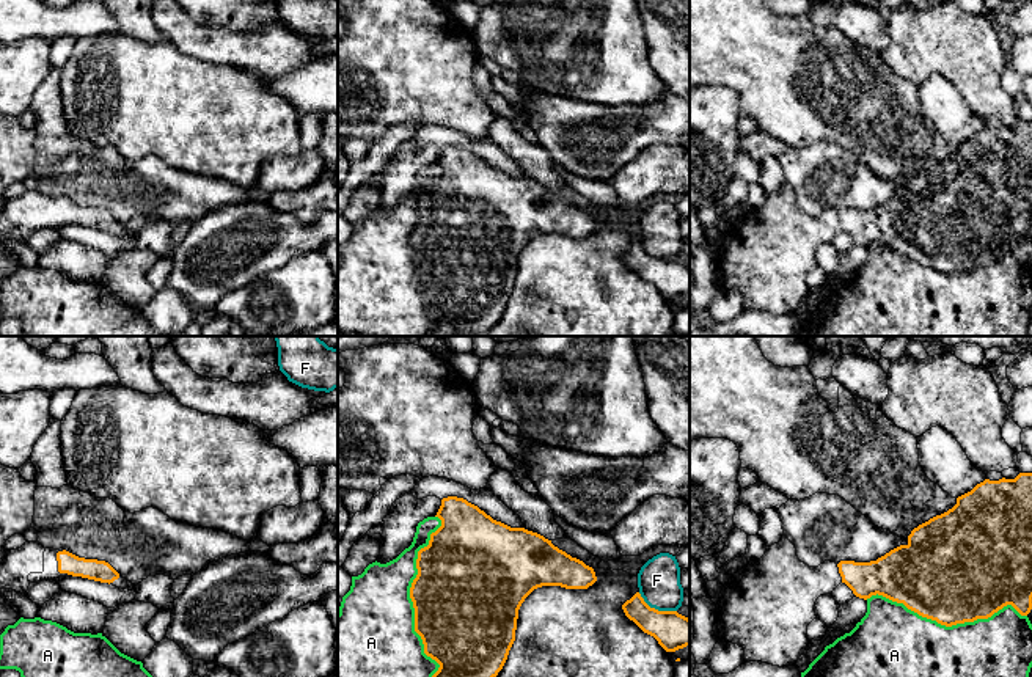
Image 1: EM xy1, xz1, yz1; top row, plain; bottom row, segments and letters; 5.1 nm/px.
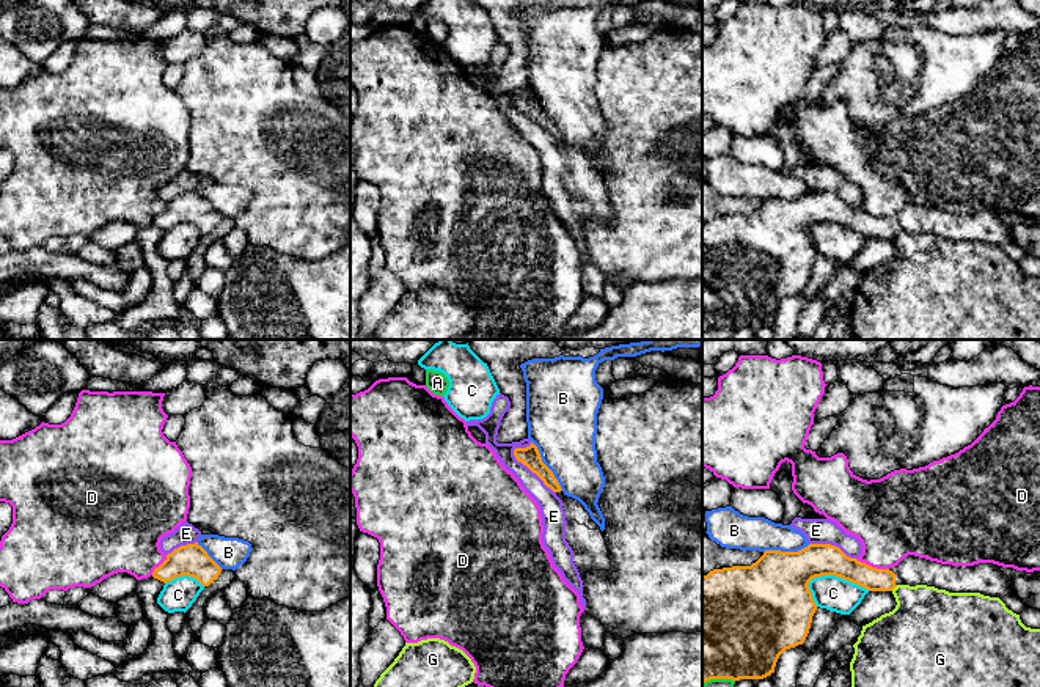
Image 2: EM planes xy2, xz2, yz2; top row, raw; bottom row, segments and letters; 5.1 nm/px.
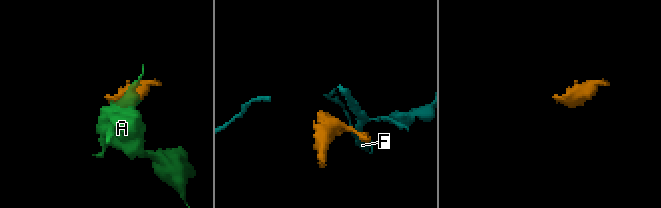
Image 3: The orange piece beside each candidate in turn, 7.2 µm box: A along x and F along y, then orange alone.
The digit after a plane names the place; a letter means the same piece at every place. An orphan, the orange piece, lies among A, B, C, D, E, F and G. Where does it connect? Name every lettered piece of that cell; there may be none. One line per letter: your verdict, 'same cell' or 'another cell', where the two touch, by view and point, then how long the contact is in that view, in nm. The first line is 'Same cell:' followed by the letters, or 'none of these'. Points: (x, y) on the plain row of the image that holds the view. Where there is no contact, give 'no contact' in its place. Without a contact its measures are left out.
Same cell: none of these
A: another cell | xz1 (410, 245) | 850 nm
B: another cell | xz2 (545, 113) | 300 nm
C: another cell | yz2 (838, 224) | 320 nm
D: another cell | yz2 (871, 214) | 190 nm
E: another cell | xz2 (530, 117) | 320 nm
F: another cell | xz1 (657, 258) | 220 nm
G: another cell | yz2 (894, 235) | 50 nm

